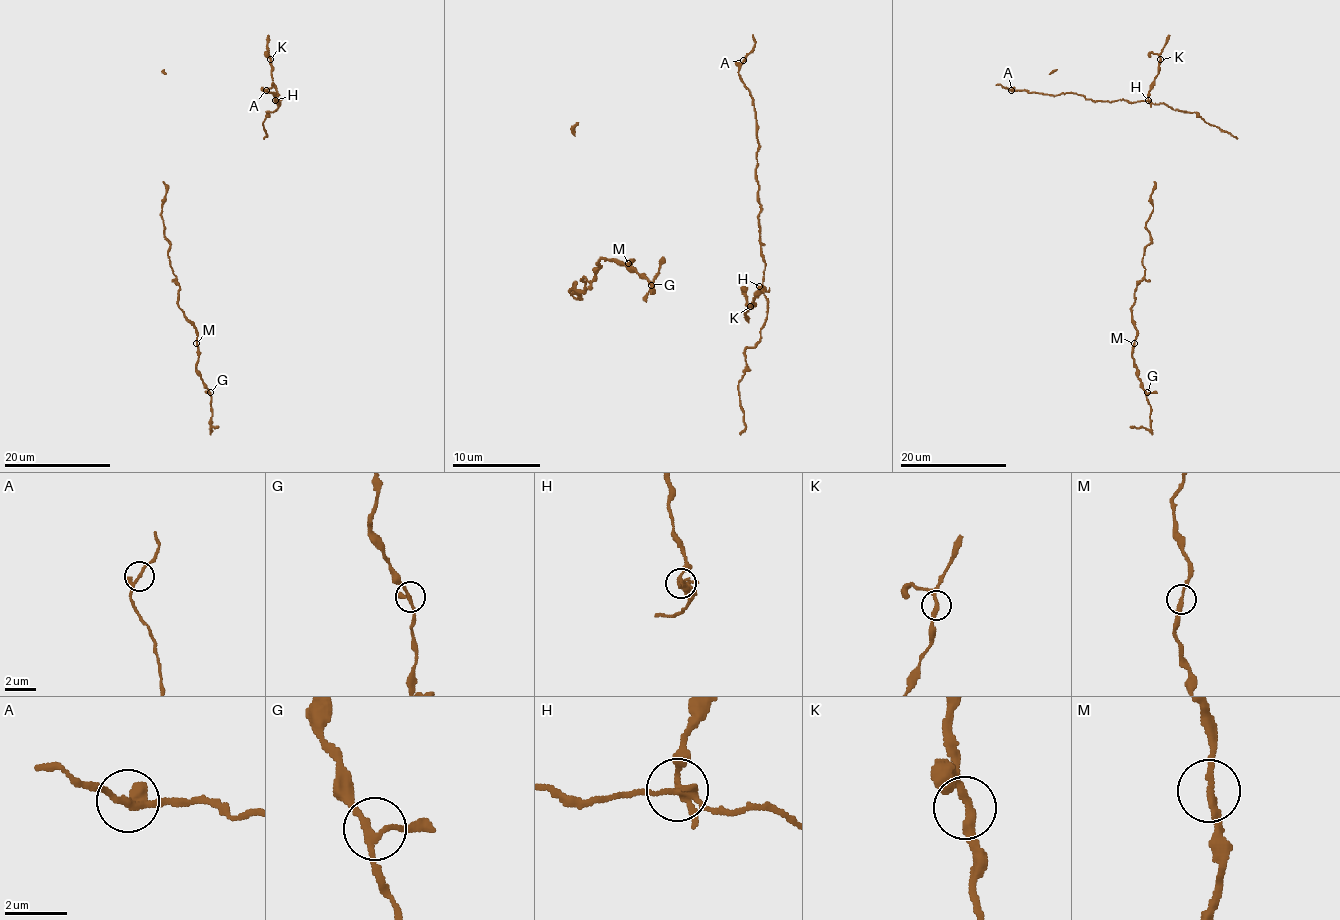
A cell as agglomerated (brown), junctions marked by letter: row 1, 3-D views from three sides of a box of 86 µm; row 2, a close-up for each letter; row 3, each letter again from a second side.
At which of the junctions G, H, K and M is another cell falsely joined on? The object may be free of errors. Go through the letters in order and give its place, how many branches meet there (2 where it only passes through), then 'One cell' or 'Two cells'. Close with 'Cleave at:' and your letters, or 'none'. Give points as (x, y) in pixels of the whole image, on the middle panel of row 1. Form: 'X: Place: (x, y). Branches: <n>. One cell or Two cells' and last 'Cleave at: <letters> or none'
G: Place: (651, 285). Branches: 3. One cell
H: Place: (759, 286). Branches: 5. Two cells
K: Place: (750, 306). Branches: 3. One cell
M: Place: (628, 263). Branches: 2. One cell
Cleave at: H

